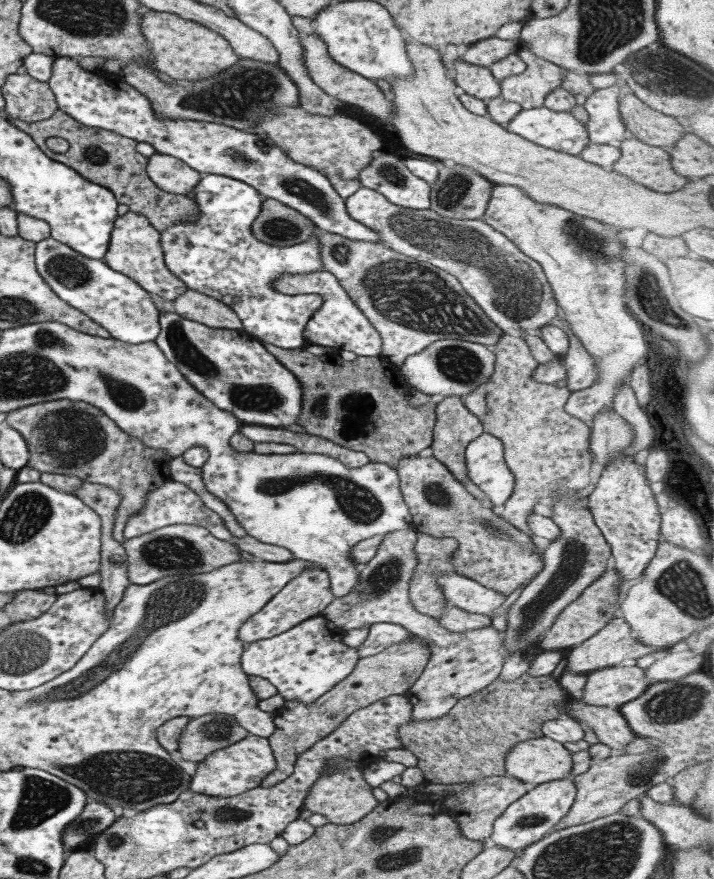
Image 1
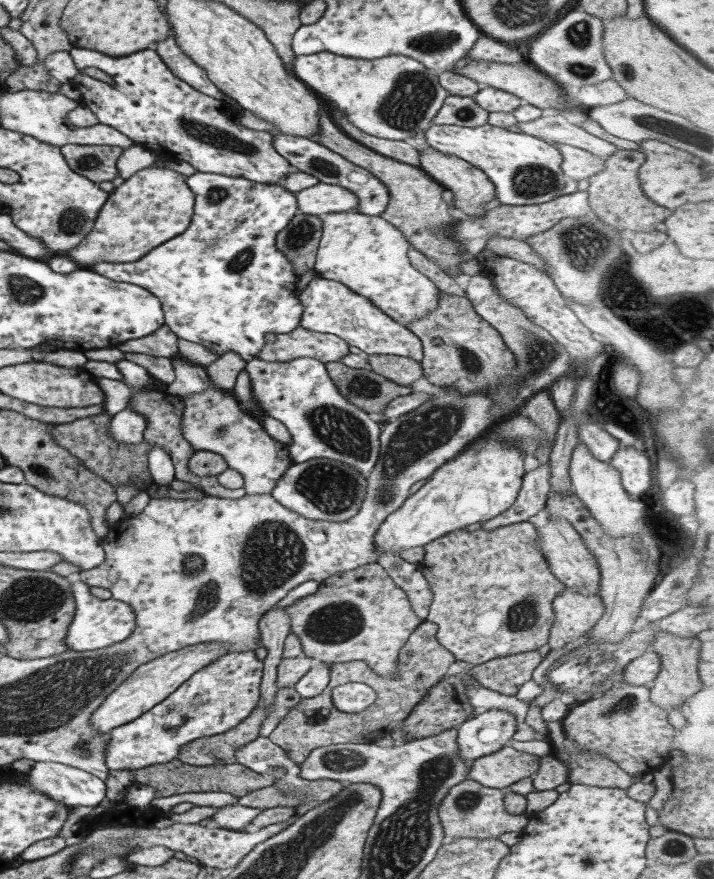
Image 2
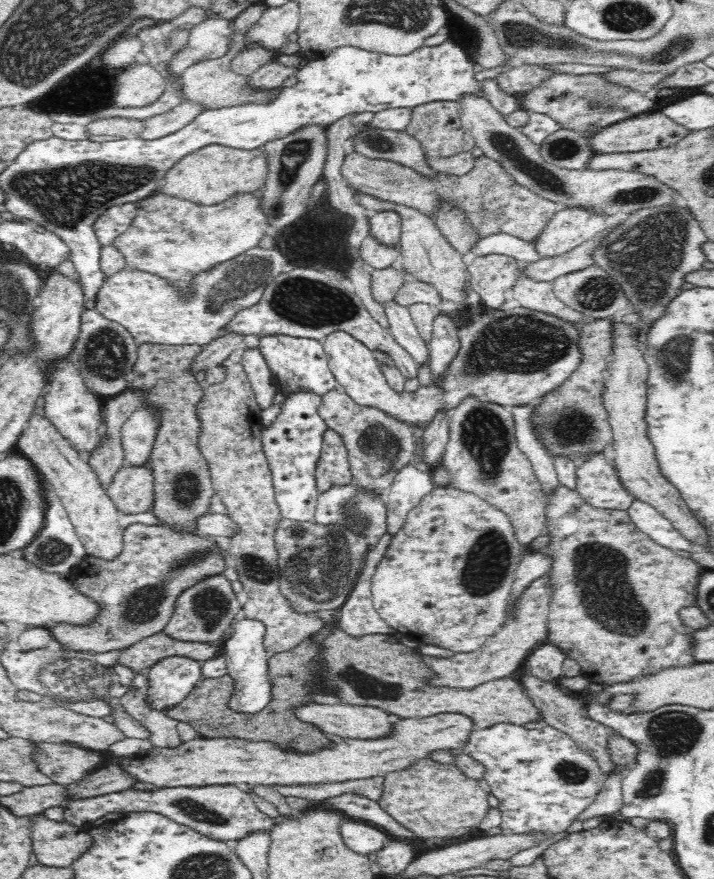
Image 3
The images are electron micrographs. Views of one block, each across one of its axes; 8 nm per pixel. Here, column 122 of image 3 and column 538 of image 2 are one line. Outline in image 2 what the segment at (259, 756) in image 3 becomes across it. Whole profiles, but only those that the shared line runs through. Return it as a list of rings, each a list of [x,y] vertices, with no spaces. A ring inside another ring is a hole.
[[[503,746],[491,754],[476,758],[467,772],[467,778],[490,789],[506,786],[531,777],[538,769],[540,757]]]

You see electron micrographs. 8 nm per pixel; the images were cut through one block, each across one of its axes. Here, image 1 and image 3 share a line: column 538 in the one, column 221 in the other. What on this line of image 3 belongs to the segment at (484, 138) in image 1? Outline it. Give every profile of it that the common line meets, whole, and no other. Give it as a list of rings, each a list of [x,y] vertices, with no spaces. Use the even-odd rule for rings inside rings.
[[[210,145],[181,158],[162,180],[157,192],[190,201],[197,206],[216,206],[240,193],[257,194],[267,181],[268,165],[262,150],[239,150]]]

